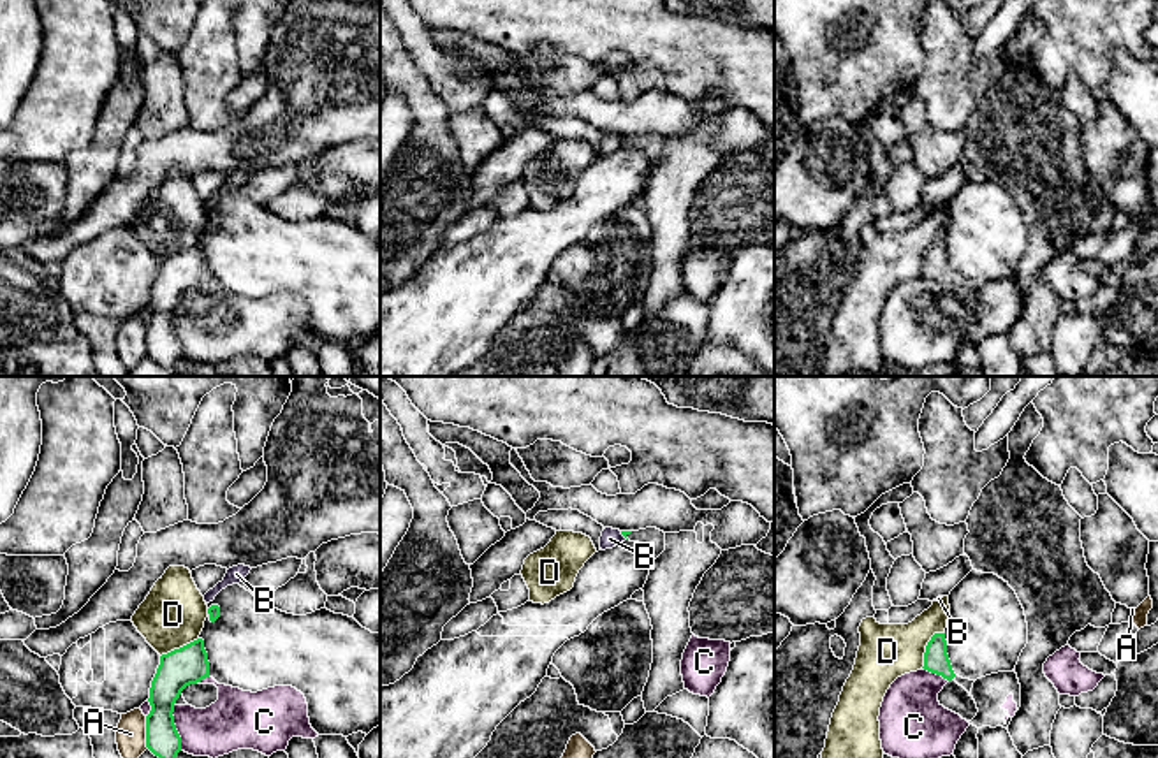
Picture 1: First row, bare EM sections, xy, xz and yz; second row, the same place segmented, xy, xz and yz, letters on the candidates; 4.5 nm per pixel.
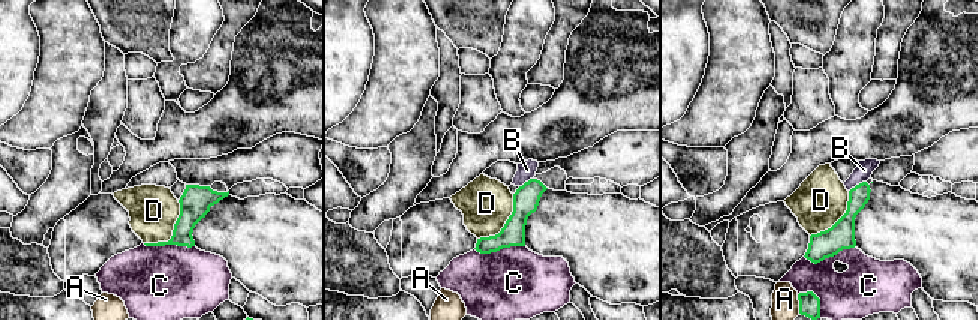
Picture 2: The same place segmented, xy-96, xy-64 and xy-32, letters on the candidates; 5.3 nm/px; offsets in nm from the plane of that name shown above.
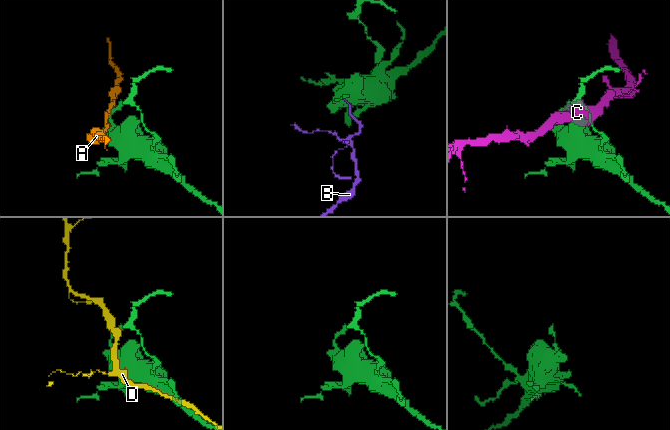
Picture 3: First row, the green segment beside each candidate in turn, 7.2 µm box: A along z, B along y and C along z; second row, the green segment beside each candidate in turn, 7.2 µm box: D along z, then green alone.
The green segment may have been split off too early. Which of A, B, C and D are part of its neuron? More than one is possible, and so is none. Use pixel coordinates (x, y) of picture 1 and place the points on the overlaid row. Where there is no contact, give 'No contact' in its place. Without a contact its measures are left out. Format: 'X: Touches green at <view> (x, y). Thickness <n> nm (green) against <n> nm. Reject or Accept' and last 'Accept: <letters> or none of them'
A: Touches green at xy (146, 732). Thickness 160 nm (green) against 140 nm. Reject
B: Touches green at xz (623, 535). Thickness 20 nm (green) against 90 nm. Reject
C: Touches green at xy (175, 727). Thickness 160 nm (green) against 240 nm. Reject
D: Touches green at yz (926, 646). Thickness 110 nm (green) against 260 nm. Reject
Accept: none of them

